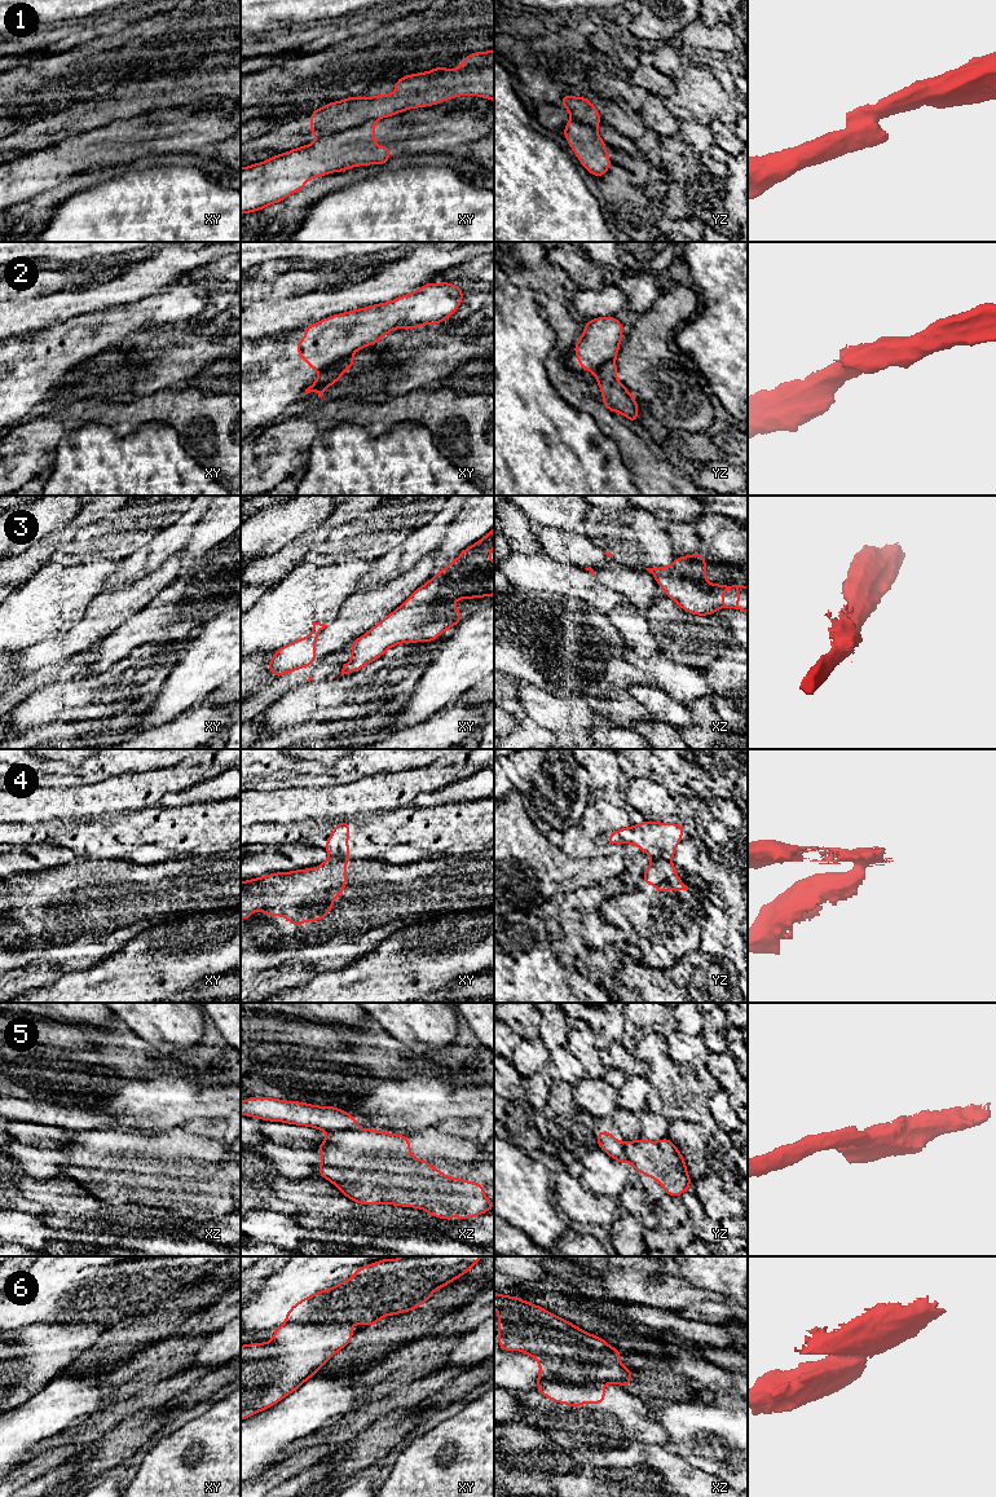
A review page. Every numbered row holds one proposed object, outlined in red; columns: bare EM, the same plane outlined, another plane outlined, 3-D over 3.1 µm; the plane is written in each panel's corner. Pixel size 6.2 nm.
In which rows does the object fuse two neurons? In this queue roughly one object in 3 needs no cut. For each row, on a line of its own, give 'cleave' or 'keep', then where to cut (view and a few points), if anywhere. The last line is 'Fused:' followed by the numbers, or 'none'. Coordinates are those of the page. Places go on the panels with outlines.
1: cleave; cut in xy along (374, 119), (321, 137)
2: cleave; cut in xy along (348, 356), (320, 373)
3: keep; no cut
4: cleave; cut in yz along (652, 858), (669, 861)
5: cleave; cut in xz along (357, 1127), (330, 1131), (327, 1134)
6: cleave; cut in xz along (538, 1381), (603, 1383)
Fused: 1, 2, 4, 5, 6

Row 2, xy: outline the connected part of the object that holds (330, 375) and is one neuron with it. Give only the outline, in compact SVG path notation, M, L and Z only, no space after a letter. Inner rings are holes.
M348 357L345 360L343 360L341 362L330 366L327 369L325 369L323 371L319 373L318 378L316 379L314 383L312 383L307 389L305 389L305 395L316 391L319 397L322 399L323 392L326 391L326 388L331 384L335 384L340 377L354 365L356 360L353 357ZM304 395L304 396L305 396Z

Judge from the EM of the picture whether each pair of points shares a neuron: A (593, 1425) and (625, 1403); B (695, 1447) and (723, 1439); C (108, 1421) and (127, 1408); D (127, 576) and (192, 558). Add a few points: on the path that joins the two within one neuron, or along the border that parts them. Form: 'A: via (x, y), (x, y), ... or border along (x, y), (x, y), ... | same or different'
A: via (593, 1414), (604, 1403), (615, 1403) | same
B: via (701, 1440), (717, 1439) | same
C: via (113, 1416), (122, 1410) | same
D: border along (194, 525), (192, 536), (173, 553) | different

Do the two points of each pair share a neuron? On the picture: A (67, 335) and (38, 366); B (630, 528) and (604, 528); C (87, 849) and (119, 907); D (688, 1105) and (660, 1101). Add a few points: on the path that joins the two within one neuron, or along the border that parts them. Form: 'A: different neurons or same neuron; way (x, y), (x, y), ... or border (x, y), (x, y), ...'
A: same neuron; way (65, 344), (47, 362)
B: same neuron; way (624, 528), (611, 528)
C: different neurons; border (120, 857), (93, 859)
D: same neuron; way (682, 1104), (666, 1101)

